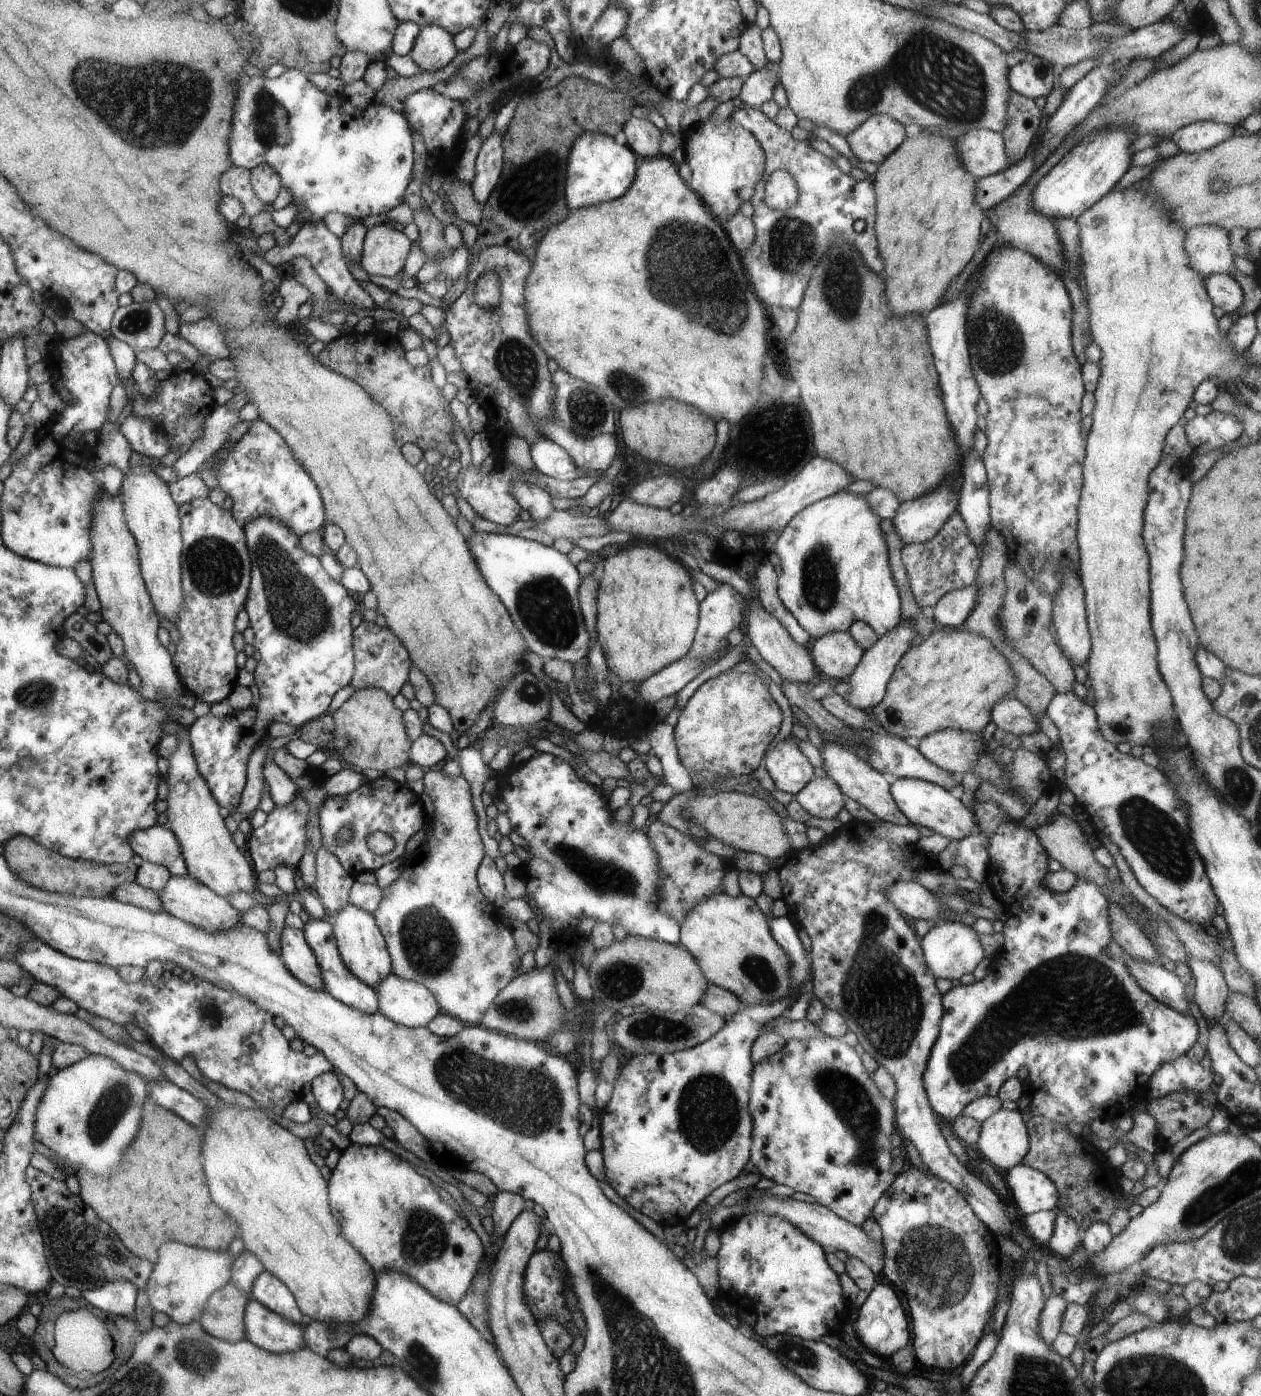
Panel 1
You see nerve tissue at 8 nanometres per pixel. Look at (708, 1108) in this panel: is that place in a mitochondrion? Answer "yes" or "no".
yes

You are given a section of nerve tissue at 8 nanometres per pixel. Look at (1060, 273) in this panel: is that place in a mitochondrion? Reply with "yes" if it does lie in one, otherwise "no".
no

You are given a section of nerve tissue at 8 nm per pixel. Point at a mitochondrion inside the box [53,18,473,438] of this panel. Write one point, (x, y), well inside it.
(165, 116)

